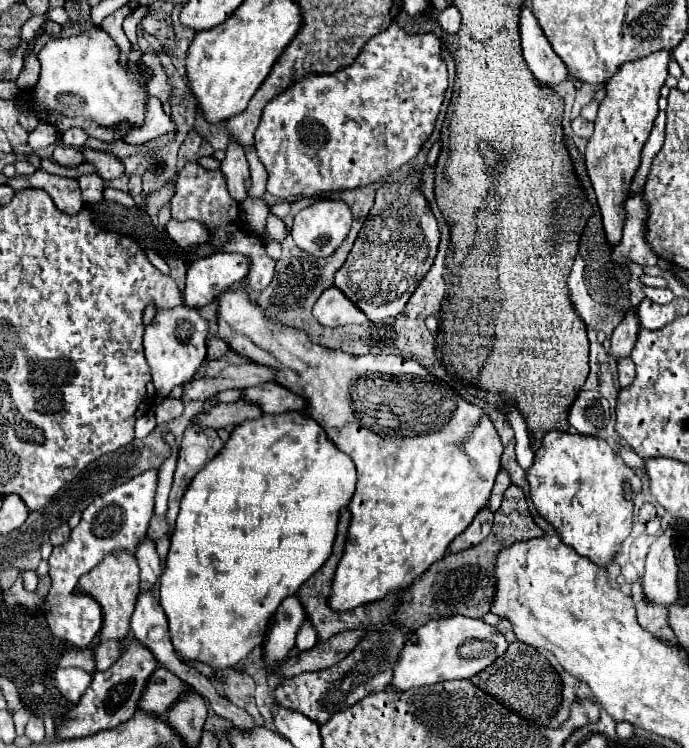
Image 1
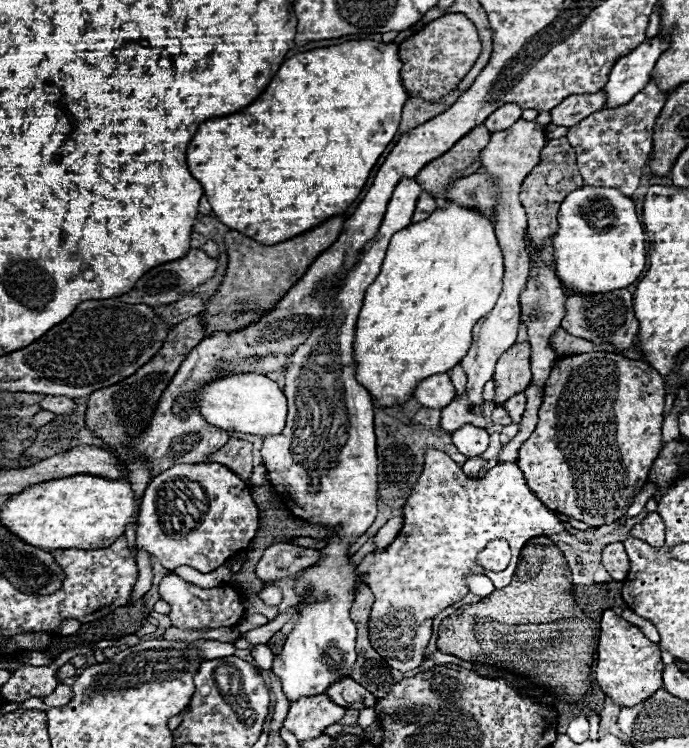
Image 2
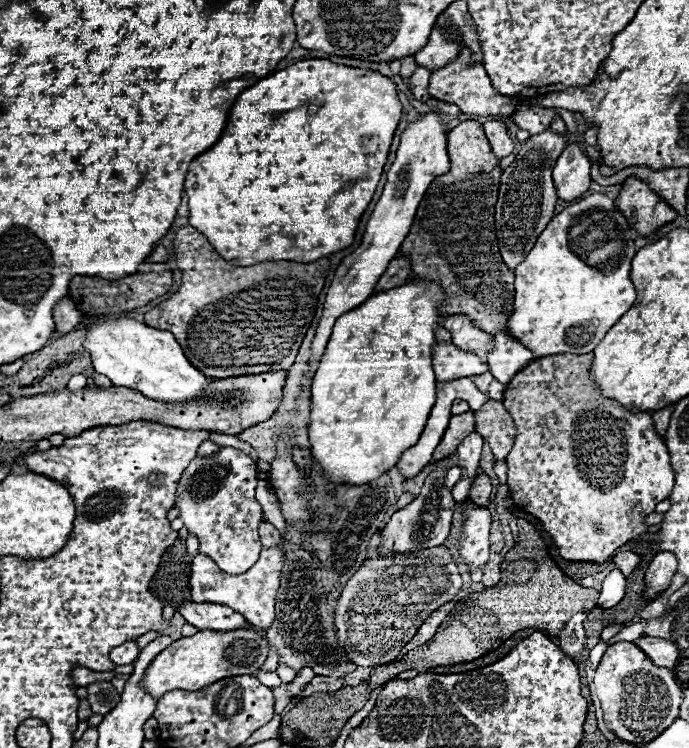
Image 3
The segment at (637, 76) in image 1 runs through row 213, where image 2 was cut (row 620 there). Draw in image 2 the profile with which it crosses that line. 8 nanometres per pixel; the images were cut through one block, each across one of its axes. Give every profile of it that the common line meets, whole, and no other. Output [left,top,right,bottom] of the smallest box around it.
[596,610,662,706]

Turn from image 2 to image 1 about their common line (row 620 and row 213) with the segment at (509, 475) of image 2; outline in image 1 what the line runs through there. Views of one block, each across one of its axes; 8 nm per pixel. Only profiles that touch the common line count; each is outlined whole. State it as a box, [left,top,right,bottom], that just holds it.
[334,172,440,322]

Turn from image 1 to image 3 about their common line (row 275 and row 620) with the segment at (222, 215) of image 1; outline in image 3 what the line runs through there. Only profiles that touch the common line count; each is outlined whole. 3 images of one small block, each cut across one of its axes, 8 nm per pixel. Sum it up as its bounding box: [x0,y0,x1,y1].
[190,548,284,630]

